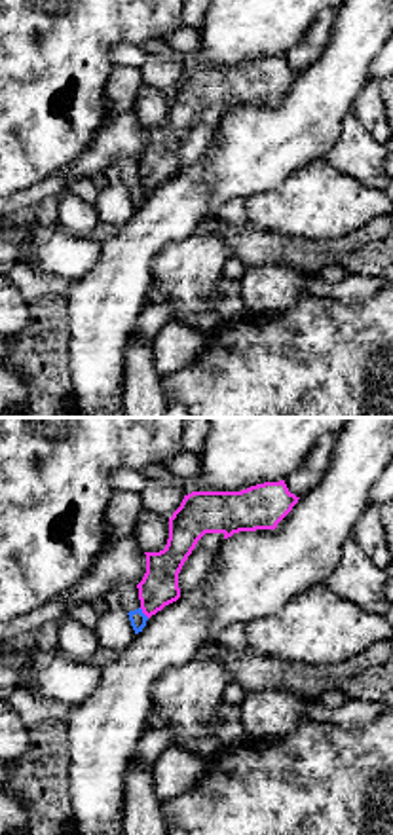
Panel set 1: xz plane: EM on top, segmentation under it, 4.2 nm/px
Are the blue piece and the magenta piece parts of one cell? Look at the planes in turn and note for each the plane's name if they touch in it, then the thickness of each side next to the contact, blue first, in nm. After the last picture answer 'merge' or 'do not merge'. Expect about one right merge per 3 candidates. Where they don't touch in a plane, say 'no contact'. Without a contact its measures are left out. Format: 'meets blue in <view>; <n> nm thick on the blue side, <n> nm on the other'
meets blue in xz; 70 nm thick on the blue side, 160 nm on the other

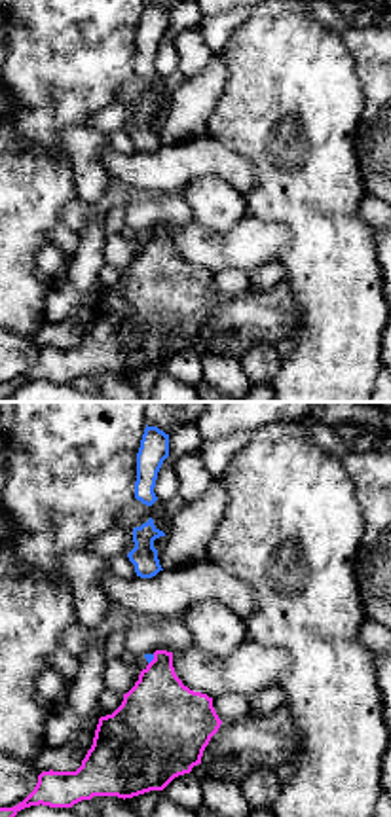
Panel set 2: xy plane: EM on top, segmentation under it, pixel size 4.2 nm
meets blue in xy; 30 nm thick on the blue side, 340 nm on the other

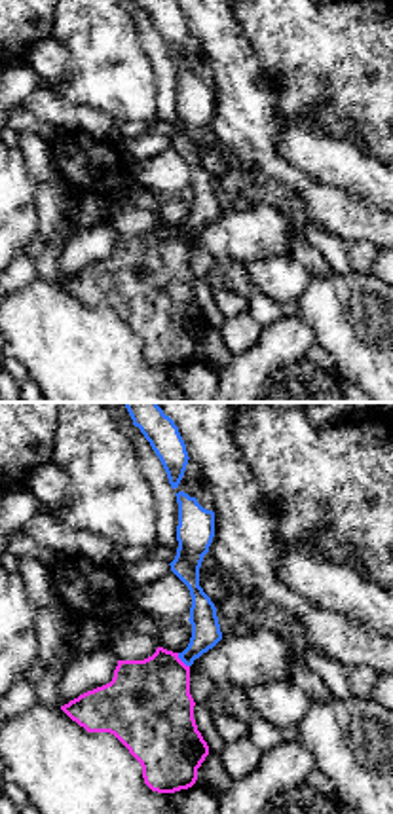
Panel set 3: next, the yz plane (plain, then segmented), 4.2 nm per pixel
meets blue in yz; 130 nm thick on the blue side, 380 nm on the other

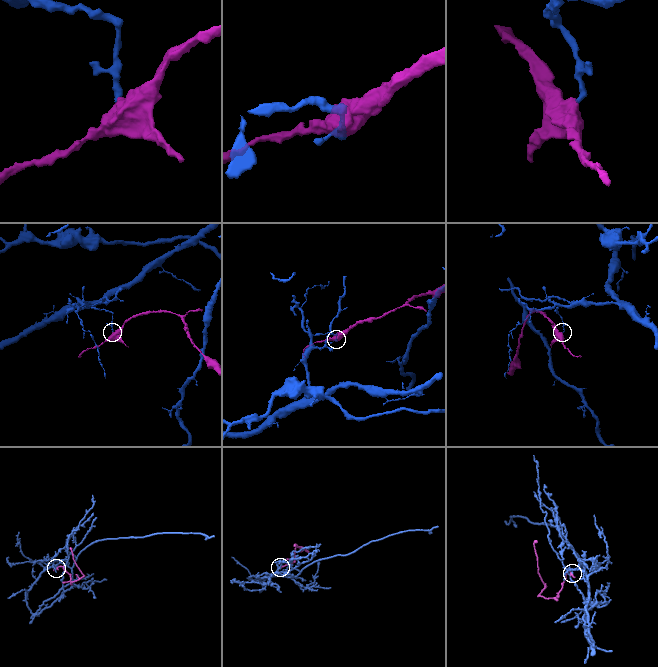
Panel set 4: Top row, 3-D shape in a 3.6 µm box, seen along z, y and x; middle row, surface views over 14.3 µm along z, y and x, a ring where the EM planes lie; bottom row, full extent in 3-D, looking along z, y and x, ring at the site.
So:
do not merge

